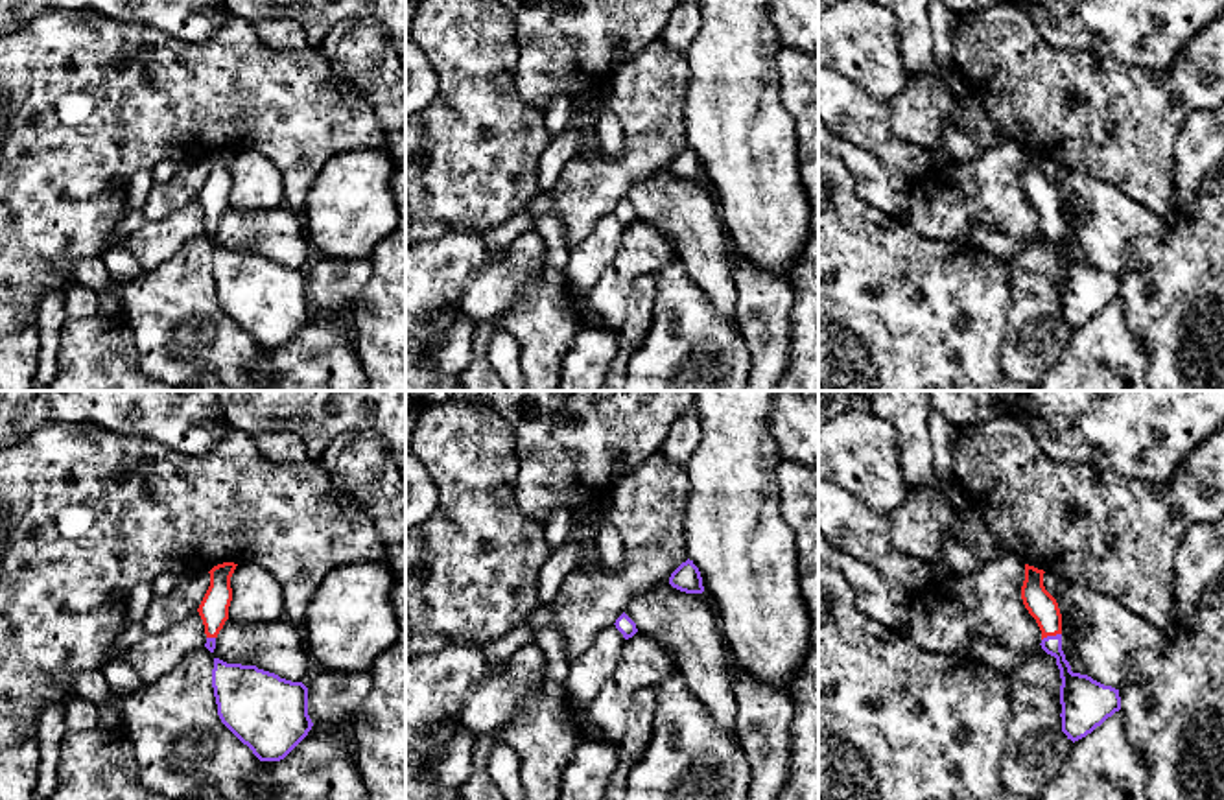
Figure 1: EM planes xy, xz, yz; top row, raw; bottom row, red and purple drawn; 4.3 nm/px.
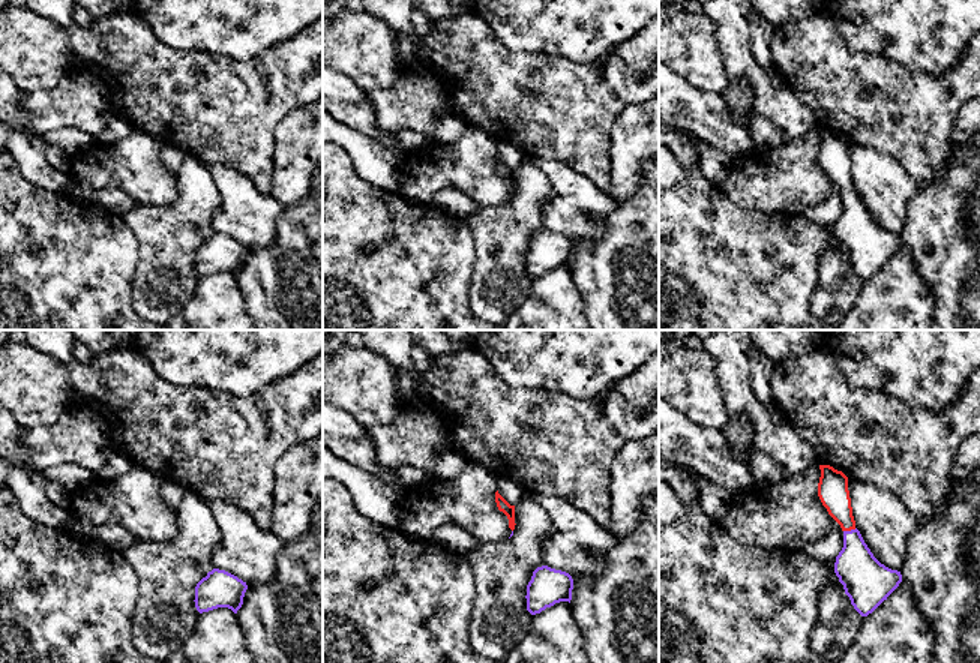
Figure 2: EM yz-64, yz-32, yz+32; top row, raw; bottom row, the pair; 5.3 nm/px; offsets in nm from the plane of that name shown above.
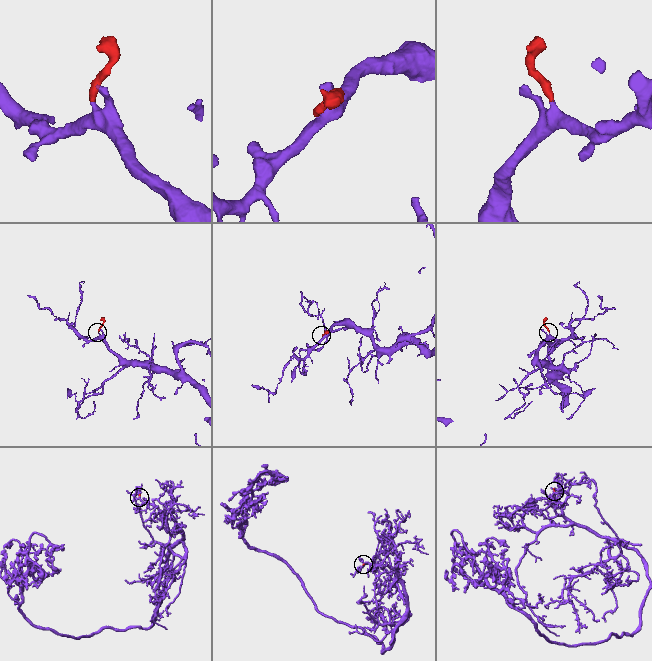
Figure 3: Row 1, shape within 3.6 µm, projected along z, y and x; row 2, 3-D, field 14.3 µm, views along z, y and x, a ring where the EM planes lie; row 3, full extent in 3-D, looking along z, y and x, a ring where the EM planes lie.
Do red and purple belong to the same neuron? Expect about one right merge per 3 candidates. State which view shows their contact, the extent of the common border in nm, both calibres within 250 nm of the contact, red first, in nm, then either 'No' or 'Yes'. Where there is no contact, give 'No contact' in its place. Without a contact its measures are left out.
Touches red in yz. Shared border 90 nm. Thickness 120 nm (red) against 120 nm. Yes

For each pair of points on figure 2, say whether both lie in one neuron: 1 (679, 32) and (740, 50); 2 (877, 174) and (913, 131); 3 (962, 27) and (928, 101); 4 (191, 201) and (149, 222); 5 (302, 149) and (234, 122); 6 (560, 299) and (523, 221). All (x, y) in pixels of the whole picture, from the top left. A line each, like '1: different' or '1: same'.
1: different
2: different
3: different
4: same
5: different
6: different

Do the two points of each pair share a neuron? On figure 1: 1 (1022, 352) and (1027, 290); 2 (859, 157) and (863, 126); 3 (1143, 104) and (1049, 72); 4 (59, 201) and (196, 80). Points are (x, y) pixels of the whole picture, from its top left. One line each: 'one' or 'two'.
1: one
2: two
3: one
4: one

